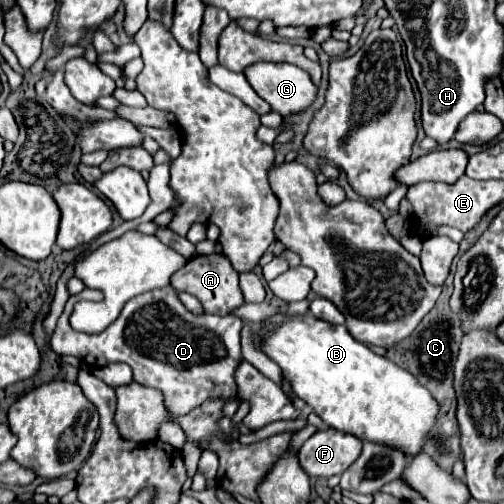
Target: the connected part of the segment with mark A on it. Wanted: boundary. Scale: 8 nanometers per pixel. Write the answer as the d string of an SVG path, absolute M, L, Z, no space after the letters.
M214 253L214 255L196 255L194 259L190 259L178 273L172 275L170 285L176 291L186 291L190 295L194 295L200 303L204 313L214 313L214 315L228 315L230 309L236 309L244 303L242 299L242 291L238 287L238 273L234 271L234 267L230 265L230 261L222 255L222 253Z

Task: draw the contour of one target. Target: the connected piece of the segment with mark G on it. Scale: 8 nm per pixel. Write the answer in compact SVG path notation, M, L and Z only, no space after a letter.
M254 63L244 71L246 79L250 81L252 89L270 103L270 107L280 113L282 117L292 117L292 115L300 115L304 113L318 97L318 87L314 85L312 77L308 71L300 69L298 65L292 63Z

